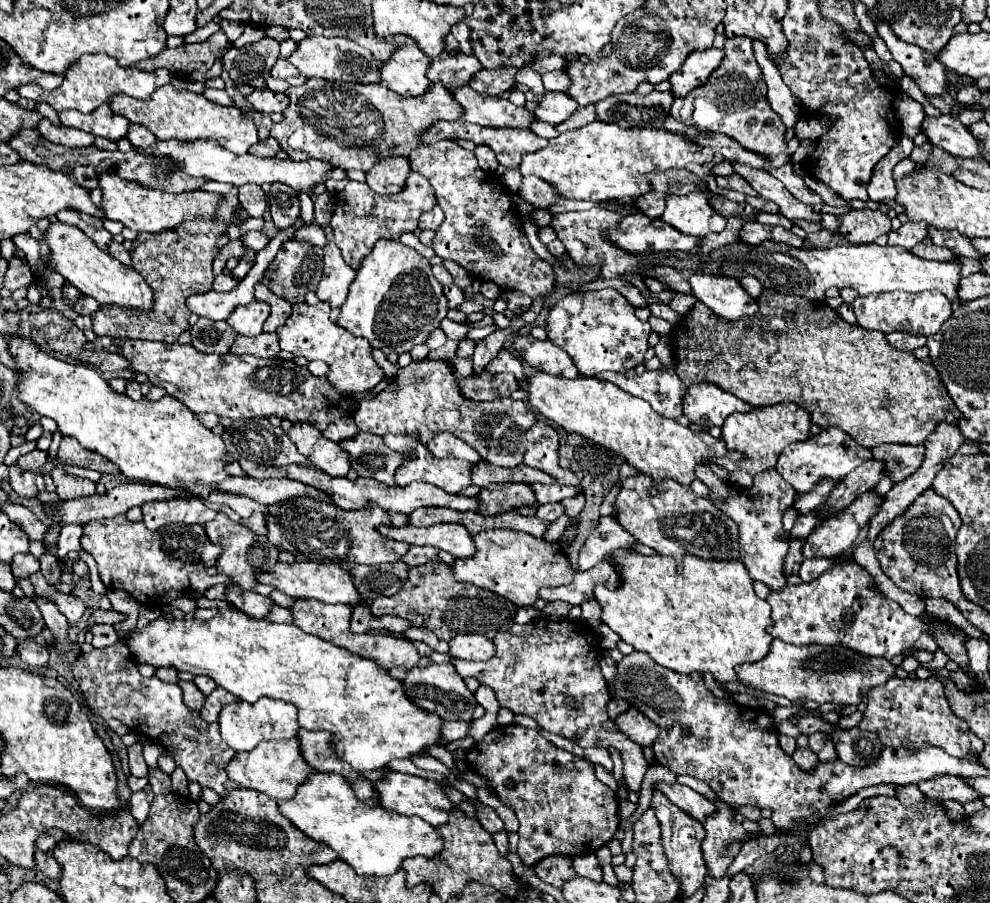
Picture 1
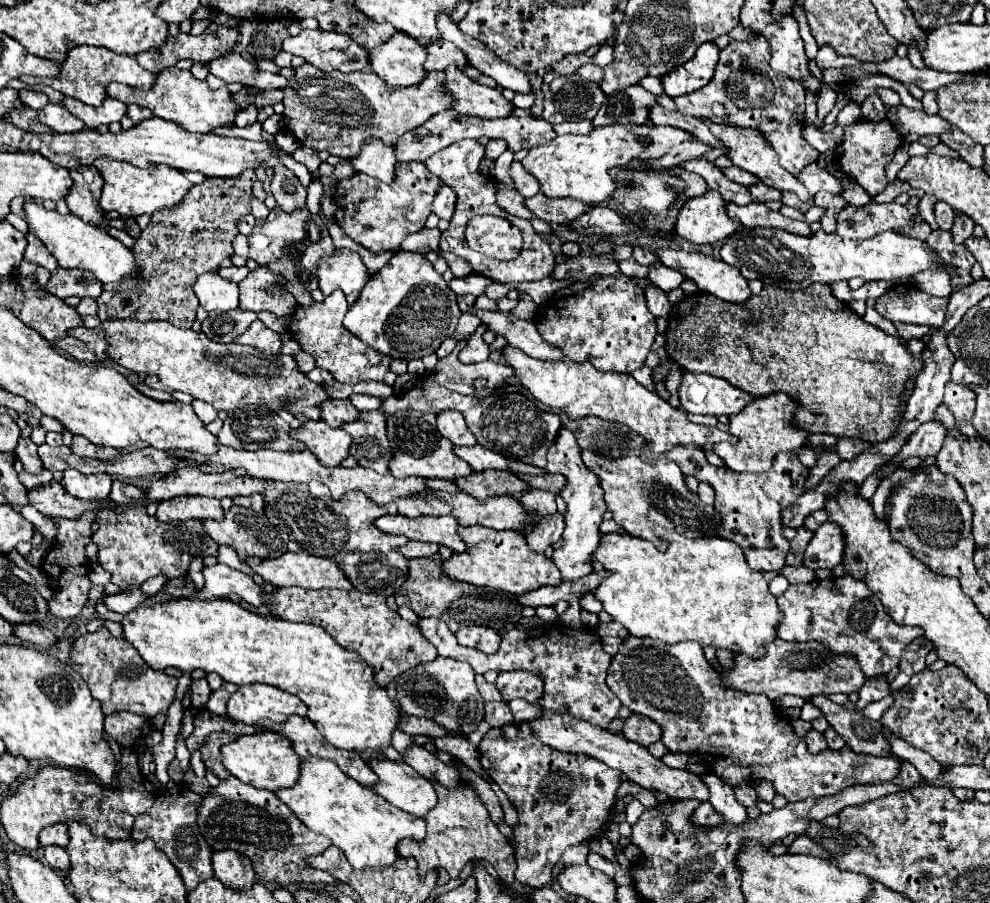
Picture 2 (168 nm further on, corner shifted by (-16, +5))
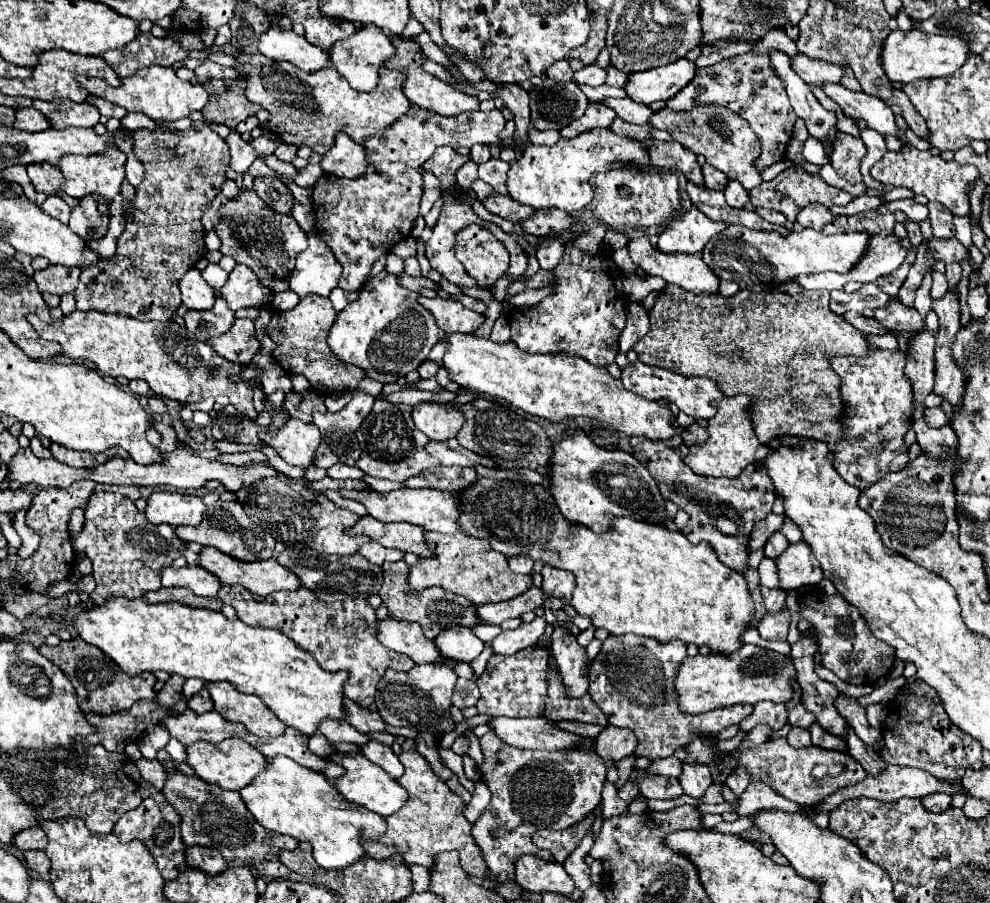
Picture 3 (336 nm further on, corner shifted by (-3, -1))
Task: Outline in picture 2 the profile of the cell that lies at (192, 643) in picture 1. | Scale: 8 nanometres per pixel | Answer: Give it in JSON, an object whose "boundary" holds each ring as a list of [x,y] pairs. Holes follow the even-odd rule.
{"boundary":[[[170,599],[166,603],[150,605],[150,607],[136,607],[134,611],[126,613],[122,619],[122,635],[124,639],[136,647],[148,667],[162,671],[166,667],[176,667],[182,671],[178,685],[190,685],[190,671],[202,669],[206,673],[216,671],[224,681],[234,685],[252,685],[252,683],[266,683],[274,685],[286,693],[298,695],[302,703],[308,707],[308,717],[316,723],[320,735],[338,749],[348,751],[364,751],[374,749],[382,751],[390,745],[392,733],[398,729],[398,719],[402,715],[398,703],[388,697],[386,689],[374,683],[374,671],[366,665],[360,655],[342,649],[336,645],[330,635],[316,625],[310,623],[292,623],[286,619],[256,615],[244,609],[238,603],[228,599]]]}

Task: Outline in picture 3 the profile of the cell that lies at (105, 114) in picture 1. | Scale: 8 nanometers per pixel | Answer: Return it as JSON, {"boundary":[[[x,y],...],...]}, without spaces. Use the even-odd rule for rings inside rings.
{"boundary":[[[33,101],[33,107],[41,111],[53,129],[63,127],[95,127],[99,123],[99,109],[91,103],[71,103],[71,101]]]}

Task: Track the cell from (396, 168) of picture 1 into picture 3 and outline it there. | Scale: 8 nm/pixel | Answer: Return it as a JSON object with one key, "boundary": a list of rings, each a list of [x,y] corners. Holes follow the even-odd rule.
{"boundary":[[[339,133],[335,137],[335,145],[329,153],[323,155],[323,171],[331,173],[335,177],[347,177],[357,179],[363,177],[367,171],[367,151],[363,145],[347,137],[347,133]]]}

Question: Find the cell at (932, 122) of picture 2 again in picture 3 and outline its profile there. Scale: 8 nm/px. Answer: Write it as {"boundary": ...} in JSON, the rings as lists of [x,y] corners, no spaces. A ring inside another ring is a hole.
{"boundary":[[[827,85],[823,91],[841,105],[843,113],[851,119],[863,119],[871,129],[881,133],[883,137],[893,135],[899,137],[899,127],[895,123],[895,115],[887,109],[885,101],[879,97],[871,97],[867,93],[855,93],[845,89],[843,85]]]}

